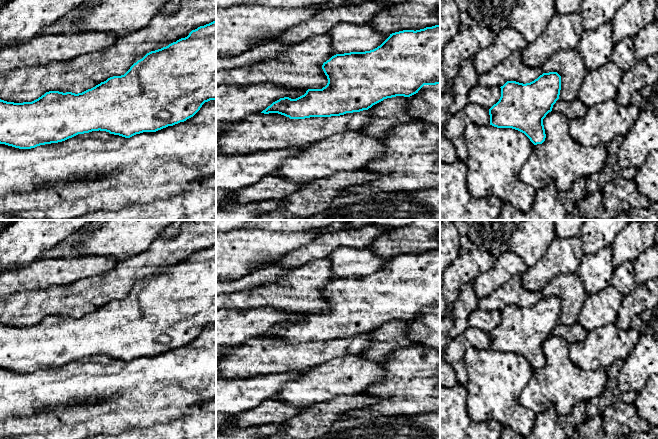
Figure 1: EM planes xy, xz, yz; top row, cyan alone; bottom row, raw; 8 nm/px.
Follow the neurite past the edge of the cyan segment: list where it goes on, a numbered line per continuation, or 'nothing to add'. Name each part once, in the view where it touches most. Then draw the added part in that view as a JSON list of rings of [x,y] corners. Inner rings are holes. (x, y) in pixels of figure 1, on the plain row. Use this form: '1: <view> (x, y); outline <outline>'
nothing to add

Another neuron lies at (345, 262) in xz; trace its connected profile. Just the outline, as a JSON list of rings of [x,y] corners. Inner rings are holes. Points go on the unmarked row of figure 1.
[[[338,248],[327,257],[336,278],[370,275],[380,270],[390,258],[376,255],[370,248]]]

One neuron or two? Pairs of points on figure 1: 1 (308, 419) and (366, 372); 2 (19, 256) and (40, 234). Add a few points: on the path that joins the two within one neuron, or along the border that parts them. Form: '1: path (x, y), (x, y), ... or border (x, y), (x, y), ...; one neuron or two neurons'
1: border (331, 399), (308, 406); two neurons
2: path (23, 251), (35, 239); one neuron

